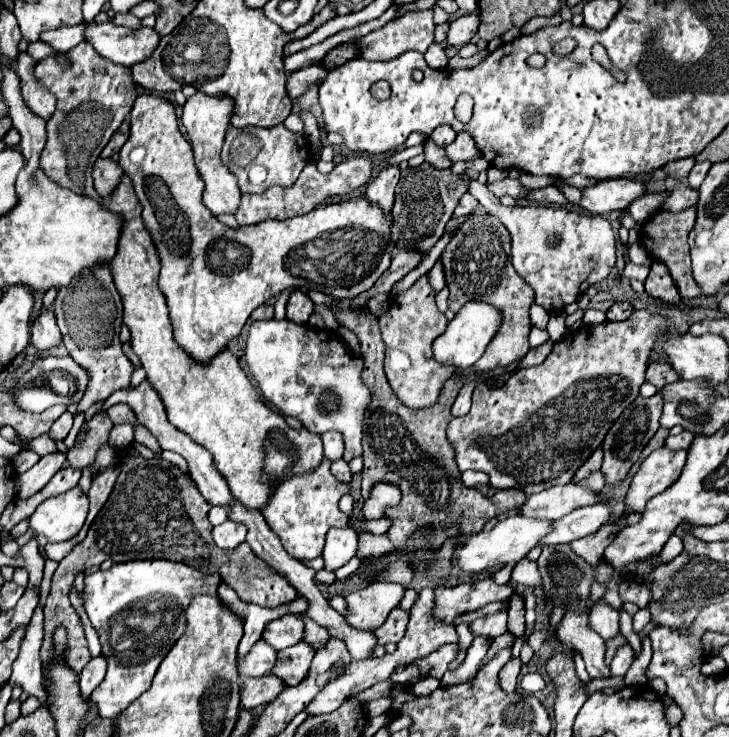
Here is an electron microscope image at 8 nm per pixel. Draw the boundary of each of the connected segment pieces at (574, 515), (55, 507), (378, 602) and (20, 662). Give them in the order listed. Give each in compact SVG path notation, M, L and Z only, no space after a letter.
M592 504L584 508L576 508L570 514L562 516L560 520L552 522L552 530L540 540L540 548L552 546L552 544L564 544L572 542L576 538L588 536L596 530L600 530L610 520L610 508L608 504Z
M76 486L60 496L44 500L30 516L30 528L50 542L74 538L88 516L88 496Z
M376 582L370 584L368 588L350 592L348 596L344 596L348 606L344 620L348 626L356 630L372 632L380 624L384 624L390 610L398 606L402 594L404 592L400 584L388 584L388 582Z
M42 604L34 610L30 624L26 626L20 654L14 662L14 672L10 676L10 686L20 684L30 696L40 698L42 706L46 706L46 690L44 690L44 676L42 676L42 660L40 660L40 646L44 638L44 614Z

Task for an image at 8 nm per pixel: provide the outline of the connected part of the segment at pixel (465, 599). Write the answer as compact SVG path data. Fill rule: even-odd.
M482 578L454 588L436 588L432 614L442 622L452 624L466 612L478 610L490 602L508 600L512 596L512 590L514 588L510 584L498 586L492 578Z

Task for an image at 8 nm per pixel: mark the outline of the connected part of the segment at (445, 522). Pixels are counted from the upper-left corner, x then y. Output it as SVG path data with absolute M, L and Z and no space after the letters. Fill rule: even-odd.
M400 248L396 250L396 255L392 257L391 266L380 280L354 299L340 300L336 306L330 306L334 312L336 320L340 326L350 328L362 344L362 358L364 358L364 370L362 370L362 382L368 386L372 400L364 412L364 438L362 438L362 448L364 448L364 468L362 468L362 498L370 496L370 490L380 484L388 482L402 492L402 500L398 506L386 508L386 518L392 520L392 526L388 530L388 538L396 546L396 550L406 550L410 552L412 548L406 548L406 540L420 528L430 528L430 534L426 534L426 546L428 550L438 550L446 538L460 534L472 534L480 532L484 524L506 512L508 508L518 508L524 504L526 496L524 492L516 490L496 490L492 498L484 496L476 488L468 488L462 484L462 474L456 466L456 454L452 444L446 438L446 426L452 420L450 408L454 404L454 398L458 396L460 388L464 386L464 378L456 372L452 378L446 380L444 388L440 390L440 396L434 406L424 408L424 410L410 410L406 408L396 394L392 392L382 362L384 362L384 342L380 336L378 328L378 318L374 314L368 314L368 300L372 296L380 293L389 293L392 286L406 276L420 264L420 254L409 250L409 248ZM354 308L360 308L364 314L356 314ZM458 524L458 526L452 526Z

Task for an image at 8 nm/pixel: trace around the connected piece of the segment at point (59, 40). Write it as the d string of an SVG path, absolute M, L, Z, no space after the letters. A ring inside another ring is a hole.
M84 24L78 26L60 26L40 34L42 42L48 42L52 48L60 52L68 52L84 40Z

